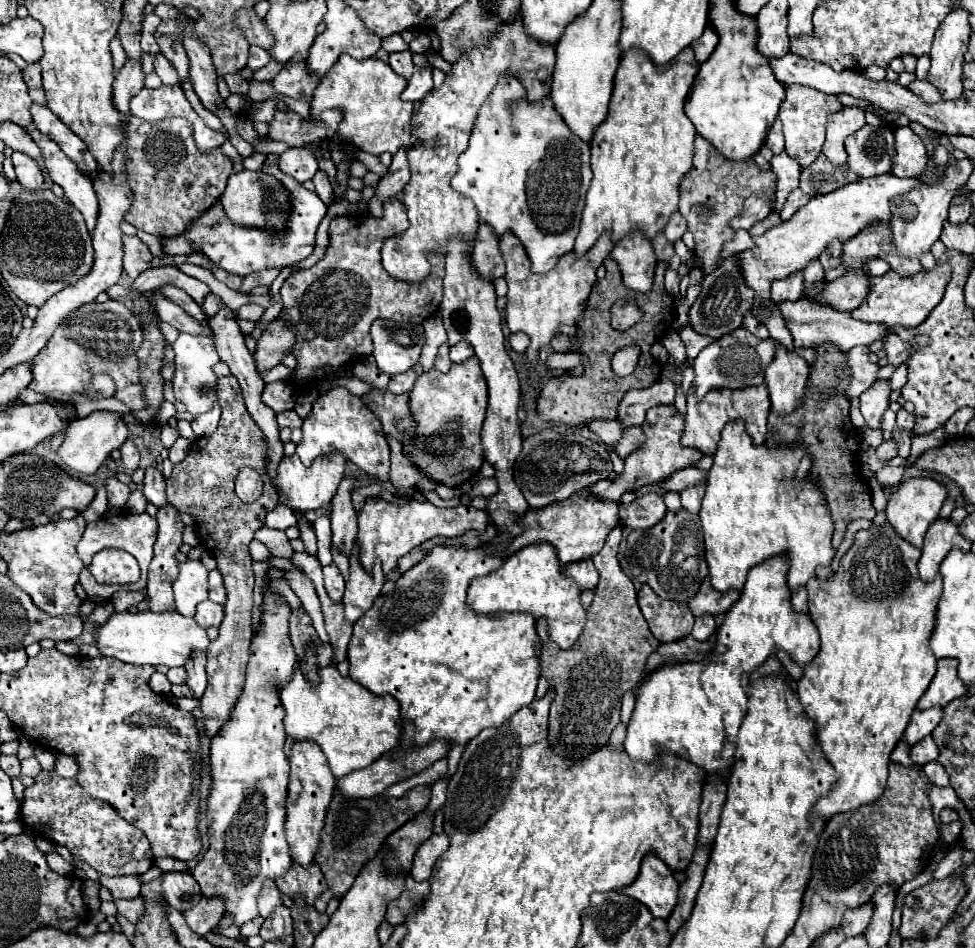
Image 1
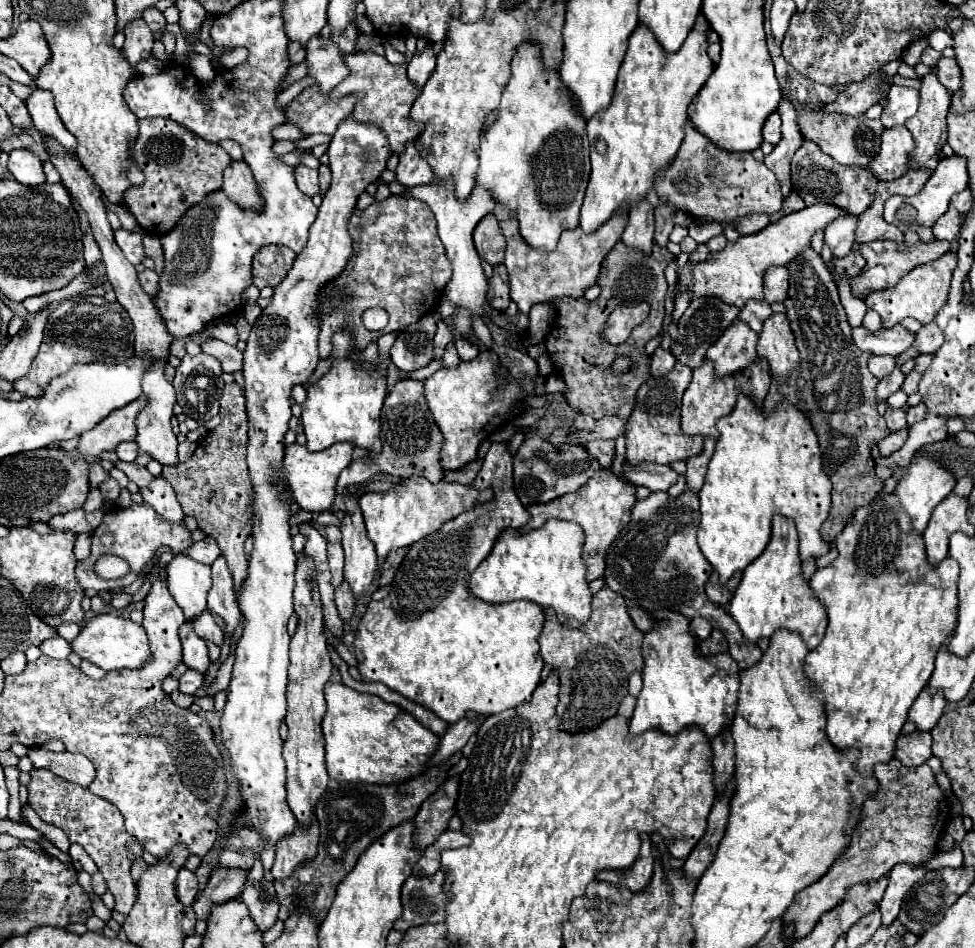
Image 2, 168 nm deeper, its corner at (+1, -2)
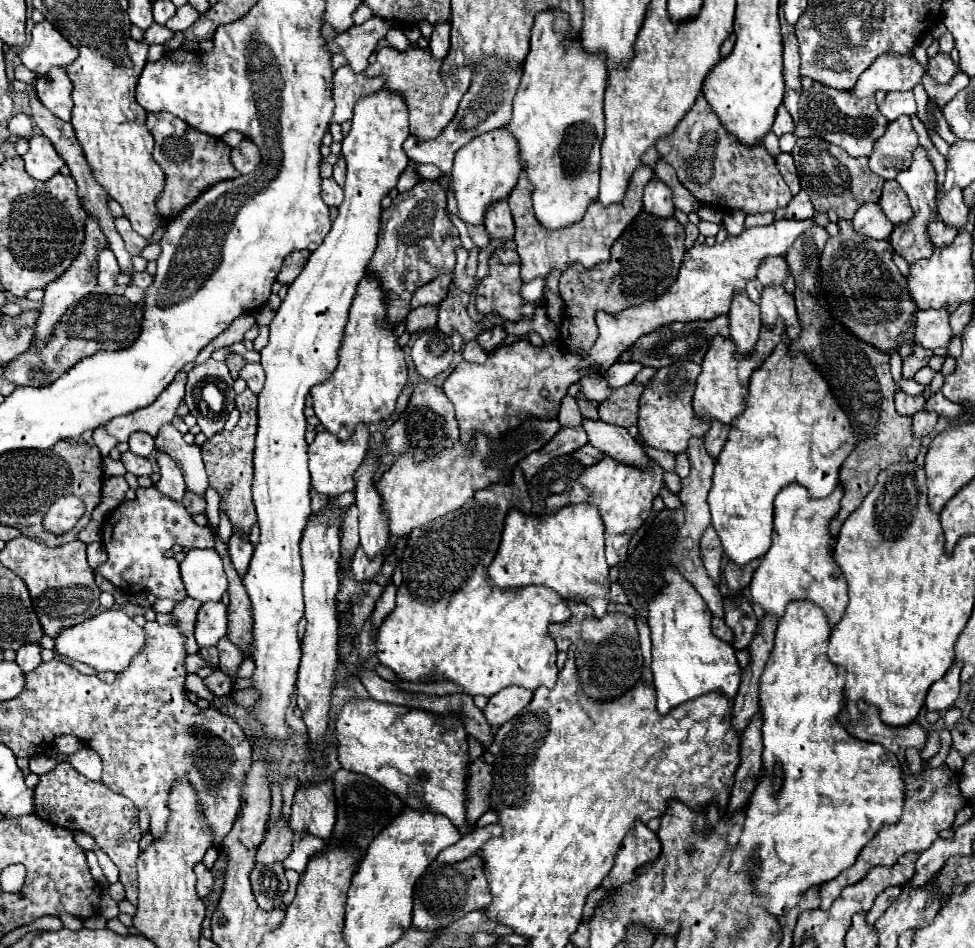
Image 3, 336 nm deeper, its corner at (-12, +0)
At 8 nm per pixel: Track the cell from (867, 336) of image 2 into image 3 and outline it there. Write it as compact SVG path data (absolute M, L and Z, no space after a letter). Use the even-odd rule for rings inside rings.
M924 310L918 312L918 326L916 326L916 342L924 348L946 348L952 340L952 328L948 324L950 312L942 310Z

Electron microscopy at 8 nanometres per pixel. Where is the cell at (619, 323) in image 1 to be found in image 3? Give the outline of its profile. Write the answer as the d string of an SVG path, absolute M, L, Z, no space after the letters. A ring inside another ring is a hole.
M776 220L770 226L762 226L762 228L746 228L742 234L738 236L728 236L722 244L694 244L690 250L686 250L684 260L682 260L682 268L678 272L678 278L674 280L674 284L660 294L656 300L648 300L638 306L630 306L624 312L616 312L616 314L606 314L606 312L598 312L596 314L596 326L598 326L598 338L596 344L590 348L590 352L584 354L574 354L574 352L564 351L552 344L544 344L544 346L534 346L530 344L526 338L508 344L508 346L500 346L496 348L492 354L488 354L486 364L472 364L462 360L454 372L446 378L444 382L444 392L450 398L450 402L456 408L456 420L460 424L460 440L464 440L464 444L468 444L472 440L472 434L476 430L488 434L490 438L498 438L502 432L516 428L522 420L536 416L536 418L556 418L558 412L558 404L560 400L566 396L566 390L570 384L578 382L585 374L604 374L618 358L624 350L628 350L640 336L654 332L656 328L668 326L672 322L694 322L694 320L712 320L712 316L720 316L720 314L728 314L730 310L730 302L734 292L742 290L746 286L748 280L756 278L756 270L760 266L760 262L766 256L782 256L786 254L786 250L794 244L794 240L810 230L814 226L814 220L804 220L804 222L796 222L796 220ZM548 390L550 396L542 398L540 392Z

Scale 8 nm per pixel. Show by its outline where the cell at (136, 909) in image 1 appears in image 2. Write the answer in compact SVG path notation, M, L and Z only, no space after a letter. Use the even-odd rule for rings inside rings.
M31 770L31 784L29 788L29 806L37 812L37 816L61 828L71 844L81 844L91 860L97 864L99 872L103 874L107 888L115 896L115 910L121 914L129 914L137 898L137 886L131 880L131 866L135 858L143 856L143 846L125 830L121 812L107 800L91 794L87 788L79 784L71 784L53 772L47 770Z

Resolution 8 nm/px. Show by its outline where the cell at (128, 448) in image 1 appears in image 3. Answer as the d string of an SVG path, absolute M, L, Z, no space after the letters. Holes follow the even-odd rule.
M134 432L128 440L128 446L138 456L150 456L154 450L154 438L150 434L144 434L144 432Z

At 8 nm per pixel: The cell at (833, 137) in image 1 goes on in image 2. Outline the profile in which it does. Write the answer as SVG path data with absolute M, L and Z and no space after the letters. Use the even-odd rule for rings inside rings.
M879 72L869 74L869 78L865 78L863 82L849 84L847 90L837 96L835 102L823 106L823 112L825 114L843 114L843 116L863 116L869 106L873 106L881 100L877 94L879 86L889 88L889 78L881 78Z

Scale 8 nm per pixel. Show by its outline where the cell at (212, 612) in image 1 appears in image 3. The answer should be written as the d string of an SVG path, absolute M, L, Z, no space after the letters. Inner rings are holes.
M222 638L222 640L218 642L218 650L220 650L220 666L218 666L218 668L220 668L226 676L230 676L232 686L234 686L234 682L236 682L236 672L238 672L240 664L242 664L244 656L240 654L240 650L238 650L228 638Z

